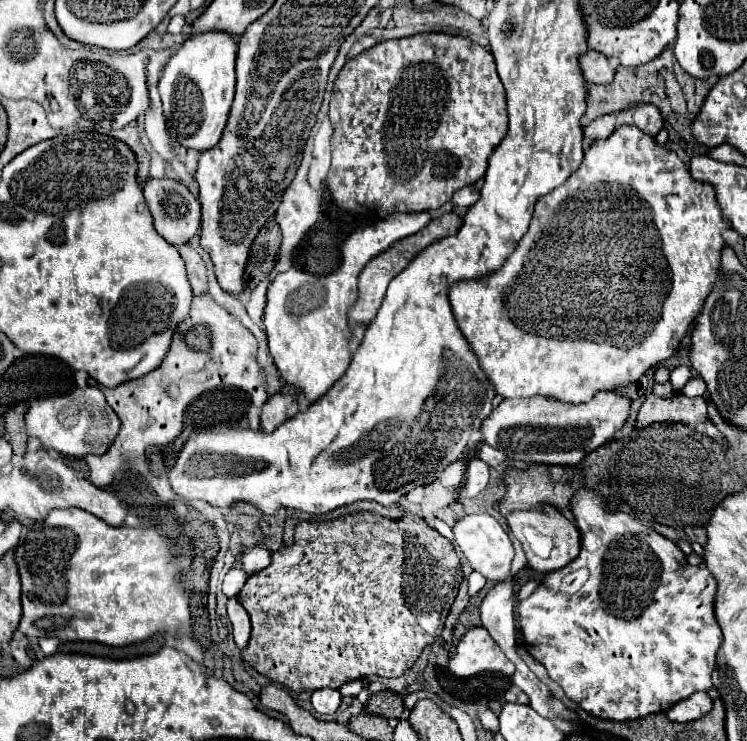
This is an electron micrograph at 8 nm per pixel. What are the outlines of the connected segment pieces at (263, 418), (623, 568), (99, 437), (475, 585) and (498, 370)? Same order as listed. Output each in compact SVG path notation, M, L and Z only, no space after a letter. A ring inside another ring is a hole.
M280 392L276 396L270 396L266 404L262 406L260 414L260 426L264 432L274 432L276 426L286 422L298 412L298 402L296 396L290 392Z
M580 490L576 494L576 498L572 498L572 514L578 522L578 530L580 530L580 538L582 538L582 550L580 550L578 558L574 558L568 566L546 574L544 582L526 600L520 600L520 604L518 604L518 620L520 620L526 650L548 670L550 678L562 686L562 690L566 692L566 696L572 702L576 702L588 714L606 718L606 720L622 722L622 720L636 720L636 718L642 718L642 716L654 714L654 712L664 712L670 706L674 706L678 700L688 698L694 692L700 692L700 690L706 692L708 688L712 688L710 676L712 676L712 670L716 664L716 650L720 648L720 642L722 642L722 630L716 622L716 616L712 614L712 598L716 592L716 580L712 578L712 574L704 566L686 564L682 550L672 540L654 532L654 528L644 526L638 518L632 518L632 514L624 514L624 512L612 514L612 512L604 510L604 498L592 490ZM582 566L588 566L588 570L590 570L590 576L582 584L582 588L572 596L560 594L558 586L560 586L562 576L576 568L582 568Z
M88 386L86 390L74 390L66 396L32 400L26 412L28 436L38 438L44 450L56 450L64 456L74 458L84 458L88 454L104 454L114 442L118 430L120 420L96 386Z
M473 571L470 574L470 586L468 586L468 594L470 594L470 596L474 596L478 590L482 590L486 582L486 578L480 572Z
M620 126L620 130L616 130L616 134L612 134L612 138L608 138L606 142L594 142L590 148L584 150L584 160L578 172L568 178L568 182L538 200L528 234L524 234L520 246L516 246L508 262L504 262L502 270L490 274L488 278L478 278L476 282L456 282L456 286L452 286L452 310L462 334L466 336L472 350L478 354L482 370L486 370L500 396L550 396L570 404L588 402L600 390L616 390L630 382L638 382L638 378L644 376L652 366L662 364L676 354L680 340L688 334L688 326L694 324L696 314L700 312L704 298L708 296L708 290L712 290L716 282L720 250L724 246L720 232L726 228L728 226L720 222L720 210L716 210L716 198L712 198L712 190L708 190L708 186L692 182L688 168L672 150L656 144L654 138L648 138L646 134L640 134L640 130L636 130L634 126Z

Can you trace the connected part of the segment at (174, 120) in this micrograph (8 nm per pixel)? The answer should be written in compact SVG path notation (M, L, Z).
M210 30L186 38L166 64L158 88L164 104L168 132L182 146L204 152L220 142L234 100L236 52L238 44L232 34Z

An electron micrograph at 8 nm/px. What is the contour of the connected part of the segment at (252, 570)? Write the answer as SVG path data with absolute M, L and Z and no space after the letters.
M262 544L246 546L242 556L240 556L240 566L250 576L264 570L268 564L270 564L270 550L266 546L262 546Z

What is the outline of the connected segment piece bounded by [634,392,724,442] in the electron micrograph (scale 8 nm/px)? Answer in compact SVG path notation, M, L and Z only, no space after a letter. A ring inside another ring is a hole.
M674 392L670 398L660 398L656 394L646 396L634 428L646 428L654 422L672 422L686 424L692 430L706 434L716 442L724 442L720 430L708 418L708 402L704 398L688 398L680 392Z

